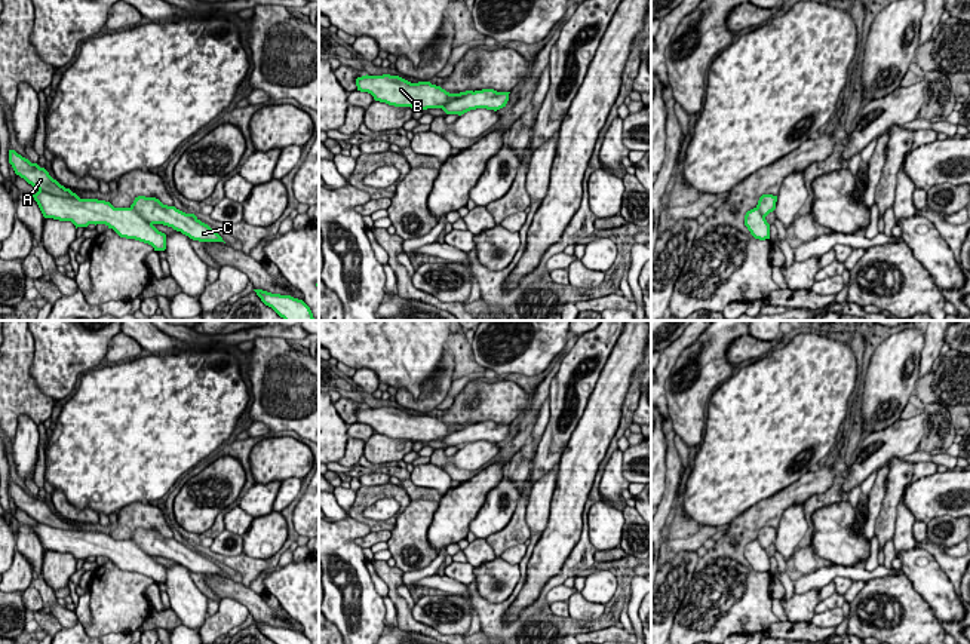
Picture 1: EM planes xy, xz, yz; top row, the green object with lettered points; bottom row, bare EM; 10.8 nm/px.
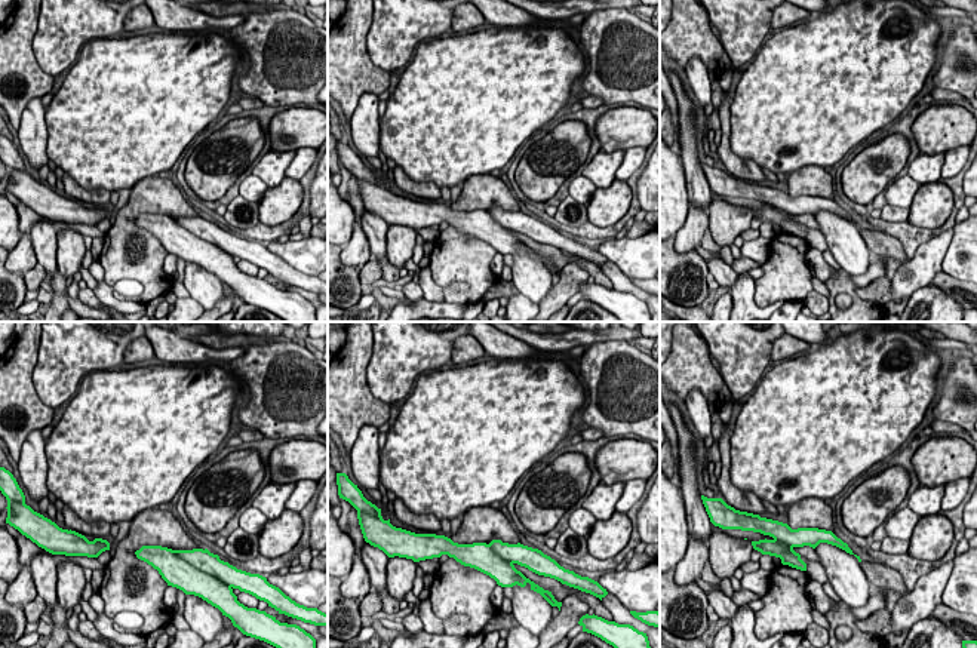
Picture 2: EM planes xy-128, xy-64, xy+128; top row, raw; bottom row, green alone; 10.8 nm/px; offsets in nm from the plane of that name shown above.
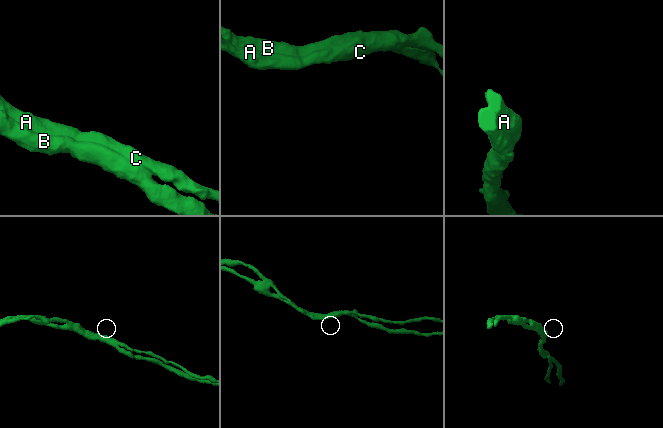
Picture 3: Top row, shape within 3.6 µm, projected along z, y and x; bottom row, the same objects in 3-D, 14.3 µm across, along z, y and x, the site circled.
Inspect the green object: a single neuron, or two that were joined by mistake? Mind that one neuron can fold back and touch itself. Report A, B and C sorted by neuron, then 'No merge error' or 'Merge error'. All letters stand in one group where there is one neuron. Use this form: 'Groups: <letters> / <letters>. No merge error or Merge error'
Groups: A B C. No merge error

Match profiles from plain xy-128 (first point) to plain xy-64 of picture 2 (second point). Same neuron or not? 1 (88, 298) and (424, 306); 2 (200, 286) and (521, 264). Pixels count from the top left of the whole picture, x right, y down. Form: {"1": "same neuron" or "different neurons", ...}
{"1": "different neurons", "2": "same neuron"}

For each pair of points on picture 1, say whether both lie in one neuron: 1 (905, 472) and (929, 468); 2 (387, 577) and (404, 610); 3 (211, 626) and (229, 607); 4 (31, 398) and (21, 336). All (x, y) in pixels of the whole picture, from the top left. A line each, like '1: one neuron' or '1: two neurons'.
1: two neurons
2: one neuron
3: one neuron
4: one neuron

